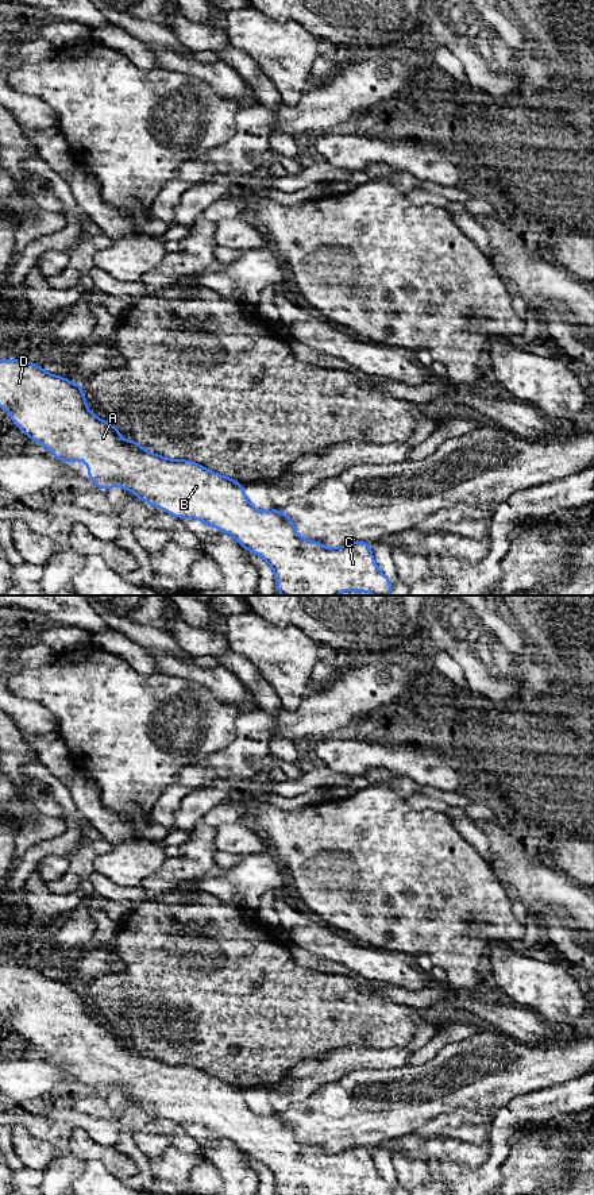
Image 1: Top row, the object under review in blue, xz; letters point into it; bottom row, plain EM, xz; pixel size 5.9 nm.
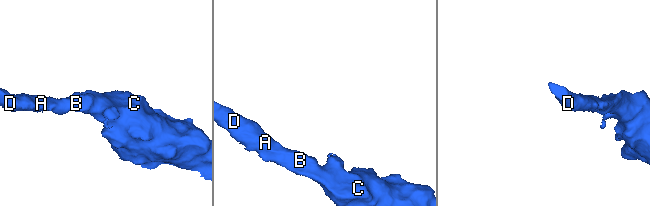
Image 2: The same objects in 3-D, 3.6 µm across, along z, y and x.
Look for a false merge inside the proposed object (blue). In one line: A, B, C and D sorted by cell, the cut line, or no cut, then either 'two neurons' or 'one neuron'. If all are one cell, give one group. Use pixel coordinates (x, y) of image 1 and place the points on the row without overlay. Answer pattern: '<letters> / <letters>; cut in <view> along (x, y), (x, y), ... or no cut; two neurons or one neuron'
A B C D; no cut; one neuron

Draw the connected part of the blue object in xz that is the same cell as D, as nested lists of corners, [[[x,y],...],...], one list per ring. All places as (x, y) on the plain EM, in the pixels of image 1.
[[[0,964],[0,1013],[8,1017],[16,1032],[42,1052],[53,1056],[51,1061],[62,1067],[77,1064],[88,1068],[88,1082],[97,1094],[113,1091],[132,1096],[139,1105],[158,1114],[165,1114],[177,1123],[193,1122],[205,1130],[231,1140],[244,1154],[254,1157],[271,1171],[277,1195],[392,1195],[392,1187],[378,1173],[371,1152],[364,1146],[329,1153],[319,1146],[302,1144],[294,1133],[294,1125],[279,1114],[269,1117],[255,1114],[244,1100],[242,1087],[220,1080],[207,1072],[185,1064],[169,1064],[146,1056],[138,1046],[124,1045],[111,1028],[94,1021],[85,1005],[80,988],[45,976],[38,968],[15,964]]]

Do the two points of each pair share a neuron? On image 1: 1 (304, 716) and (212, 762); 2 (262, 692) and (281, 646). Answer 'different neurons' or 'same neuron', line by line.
1: same neuron
2: different neurons

